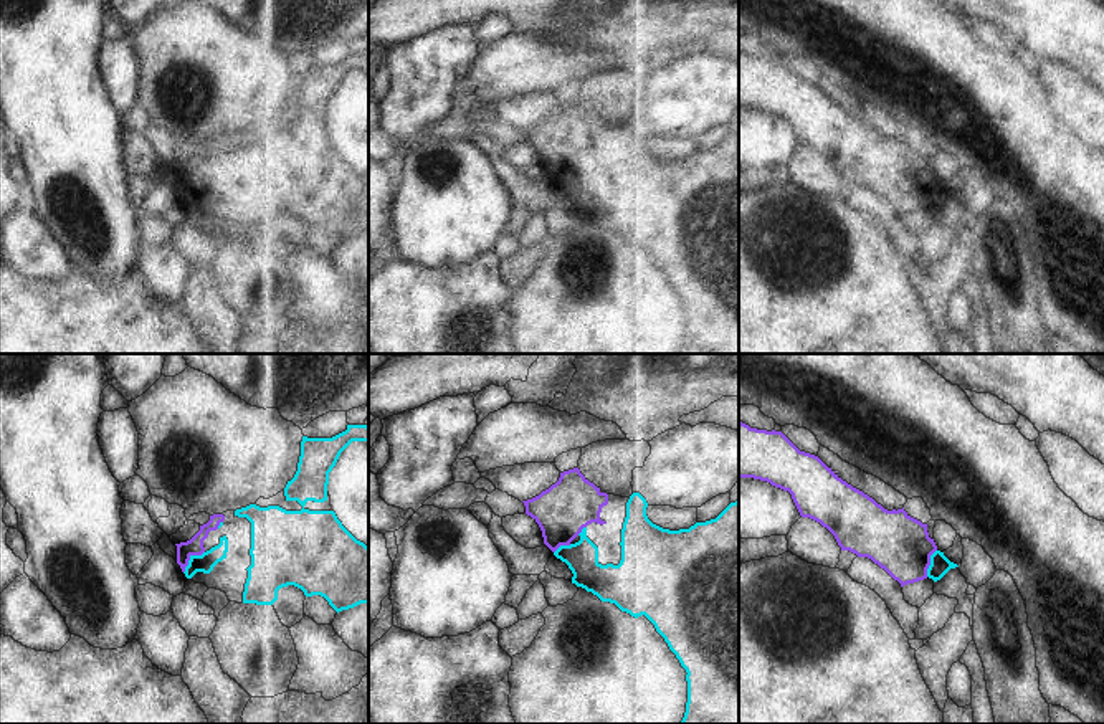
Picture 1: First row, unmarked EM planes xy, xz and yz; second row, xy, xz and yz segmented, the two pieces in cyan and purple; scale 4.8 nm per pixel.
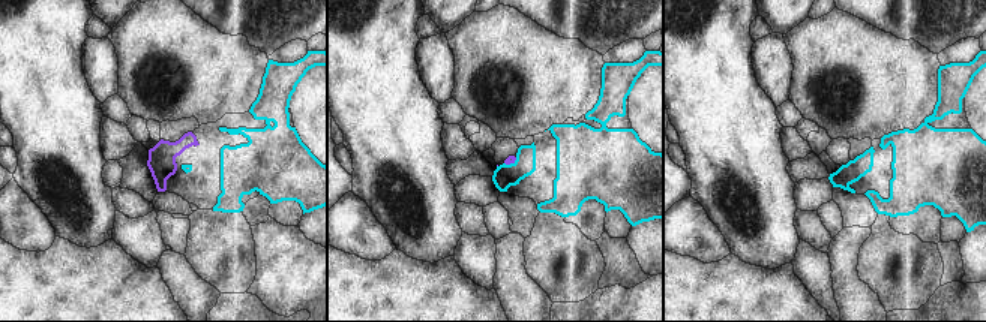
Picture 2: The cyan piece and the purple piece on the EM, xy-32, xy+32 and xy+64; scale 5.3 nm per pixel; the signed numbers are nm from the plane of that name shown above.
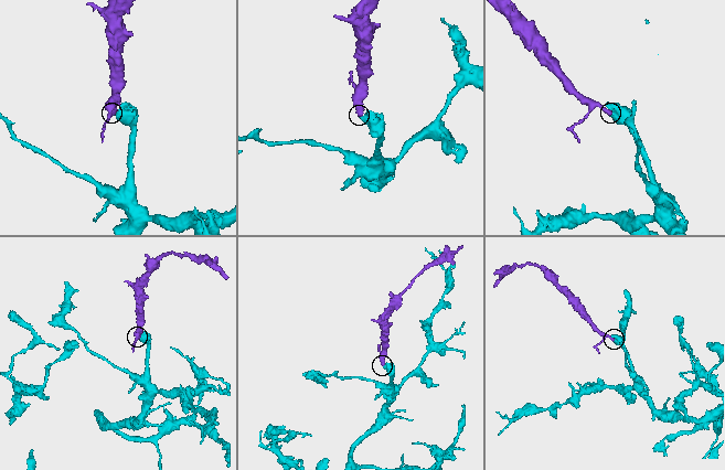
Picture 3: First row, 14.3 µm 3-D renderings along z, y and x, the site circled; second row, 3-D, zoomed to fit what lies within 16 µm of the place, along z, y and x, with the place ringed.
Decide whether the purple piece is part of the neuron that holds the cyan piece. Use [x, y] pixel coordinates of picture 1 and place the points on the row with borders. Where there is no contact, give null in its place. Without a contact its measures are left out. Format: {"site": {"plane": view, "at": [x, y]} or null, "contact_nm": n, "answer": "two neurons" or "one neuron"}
{"site": {"plane": "xy", "at": [190, 559]}, "contact_nm": 150, "answer": "one neuron"}

